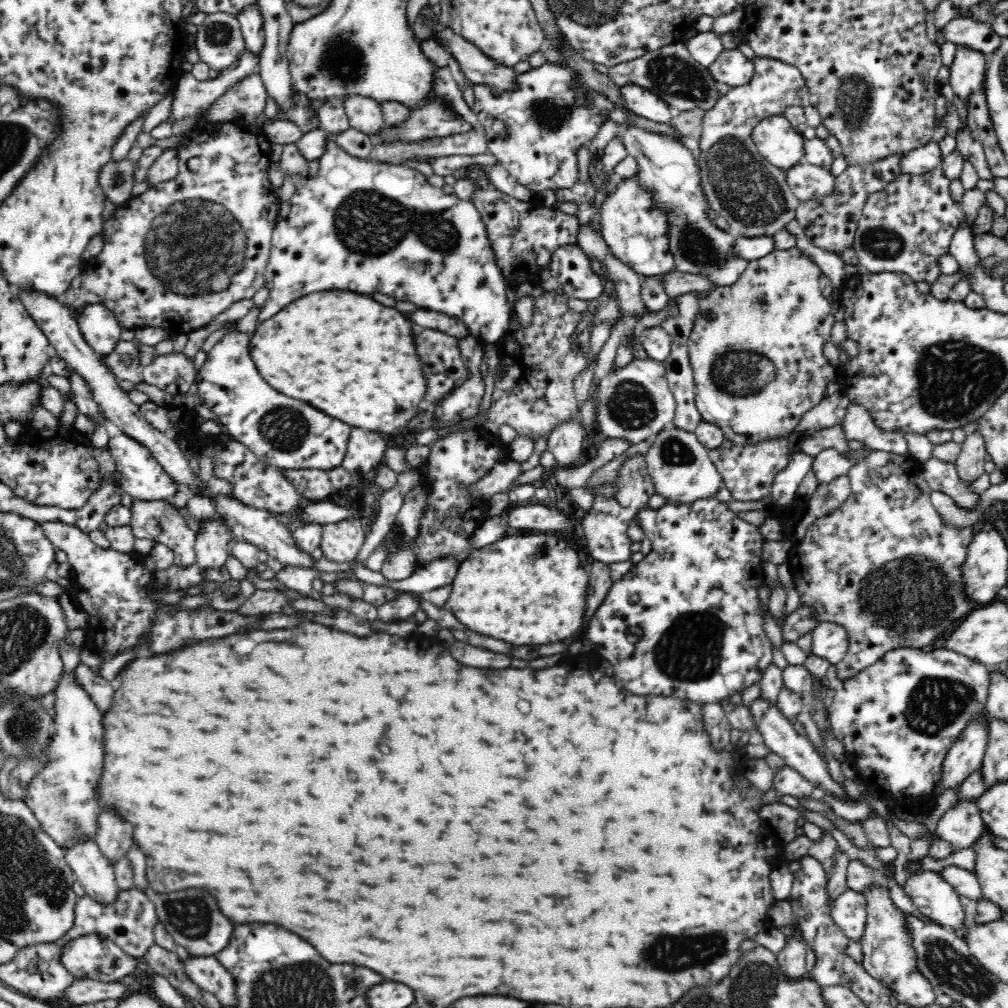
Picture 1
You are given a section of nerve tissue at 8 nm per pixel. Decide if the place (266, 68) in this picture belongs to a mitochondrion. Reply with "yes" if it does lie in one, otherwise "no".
no

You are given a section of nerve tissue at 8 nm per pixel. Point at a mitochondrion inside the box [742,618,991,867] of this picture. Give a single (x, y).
(935, 703)

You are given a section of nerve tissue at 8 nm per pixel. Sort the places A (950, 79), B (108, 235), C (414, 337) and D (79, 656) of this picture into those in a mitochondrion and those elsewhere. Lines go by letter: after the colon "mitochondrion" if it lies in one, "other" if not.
A: other
B: other
C: other
D: other

